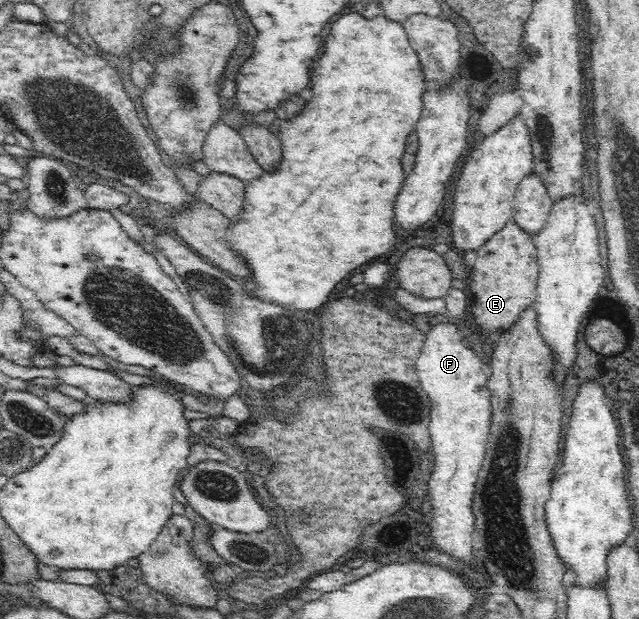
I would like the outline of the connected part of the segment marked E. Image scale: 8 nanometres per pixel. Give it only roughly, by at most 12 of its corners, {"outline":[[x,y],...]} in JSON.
{"outline":[[513,221],[476,252],[466,291],[478,338],[534,308],[532,237]]}

